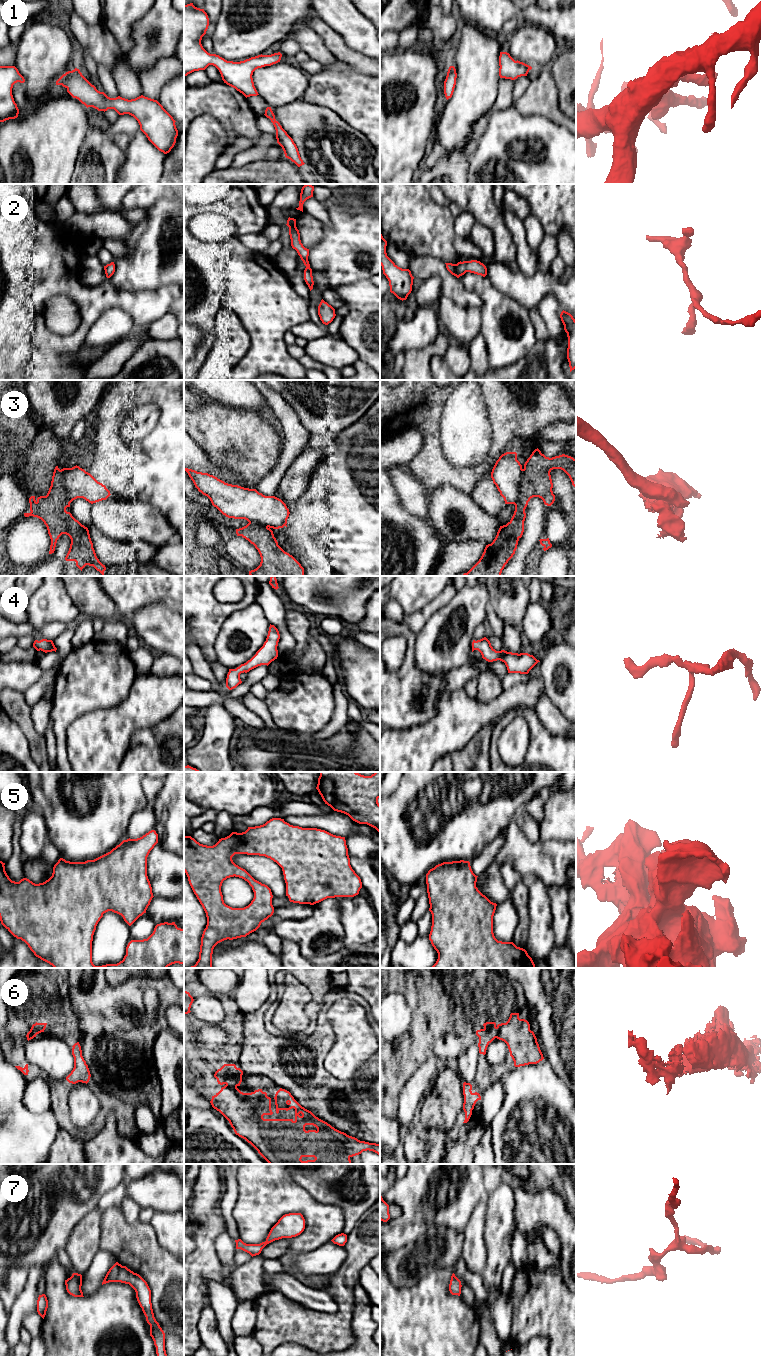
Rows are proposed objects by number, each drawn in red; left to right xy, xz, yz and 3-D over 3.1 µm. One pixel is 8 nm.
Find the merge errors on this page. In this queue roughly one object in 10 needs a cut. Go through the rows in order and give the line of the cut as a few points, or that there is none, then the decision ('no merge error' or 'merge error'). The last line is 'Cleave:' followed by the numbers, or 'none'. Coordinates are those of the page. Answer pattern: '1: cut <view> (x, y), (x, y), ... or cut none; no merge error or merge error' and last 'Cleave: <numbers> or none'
1: cut none; no merge error
2: cut none; no merge error
3: cut xy (54, 471), (60, 473), (62, 487), (70, 502); merge error
4: cut none; no merge error
5: cut none; no merge error
6: cut none; no merge error
7: cut none; no merge error
Cleave: 3

